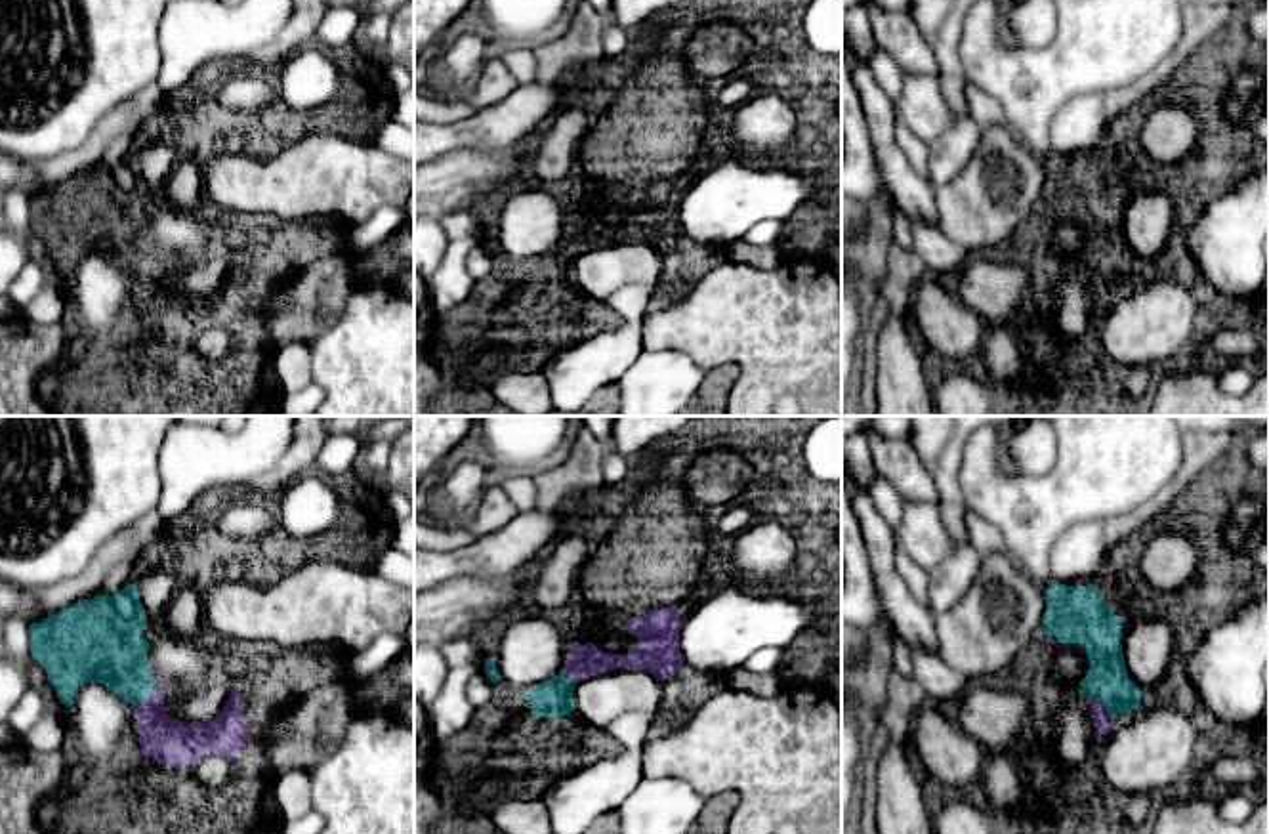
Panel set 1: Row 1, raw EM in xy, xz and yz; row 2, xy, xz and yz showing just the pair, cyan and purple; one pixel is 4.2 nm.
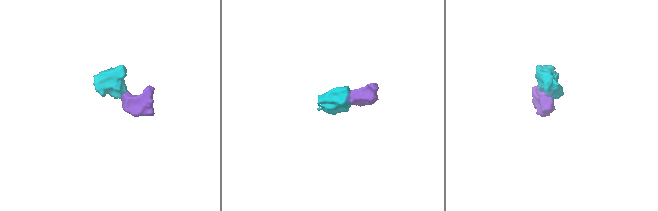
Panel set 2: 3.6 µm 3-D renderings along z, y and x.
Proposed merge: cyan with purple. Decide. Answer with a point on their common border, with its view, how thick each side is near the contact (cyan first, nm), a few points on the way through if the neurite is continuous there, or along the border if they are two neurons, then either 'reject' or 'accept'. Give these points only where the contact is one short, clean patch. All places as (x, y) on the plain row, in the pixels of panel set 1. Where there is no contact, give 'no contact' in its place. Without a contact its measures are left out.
yz (1102, 273) | 180/70 nm | across yz (1107, 252), (1102, 273), (1102, 291) | accept

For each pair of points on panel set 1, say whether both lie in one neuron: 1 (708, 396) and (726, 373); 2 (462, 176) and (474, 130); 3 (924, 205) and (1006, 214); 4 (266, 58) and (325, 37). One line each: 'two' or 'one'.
1: one
2: two
3: two
4: two

